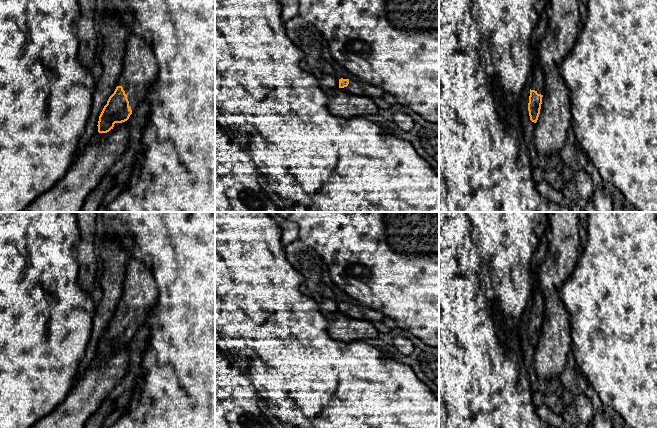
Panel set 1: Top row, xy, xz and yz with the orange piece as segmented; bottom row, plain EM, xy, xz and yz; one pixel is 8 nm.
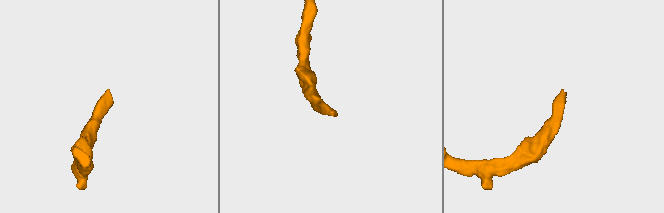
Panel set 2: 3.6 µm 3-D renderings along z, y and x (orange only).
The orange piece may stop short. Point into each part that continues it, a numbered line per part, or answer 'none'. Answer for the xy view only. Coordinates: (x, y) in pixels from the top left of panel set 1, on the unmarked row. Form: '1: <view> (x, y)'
1: xy (140, 292)

